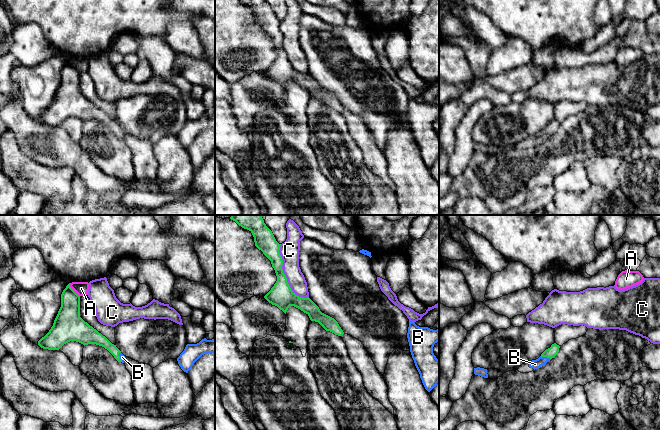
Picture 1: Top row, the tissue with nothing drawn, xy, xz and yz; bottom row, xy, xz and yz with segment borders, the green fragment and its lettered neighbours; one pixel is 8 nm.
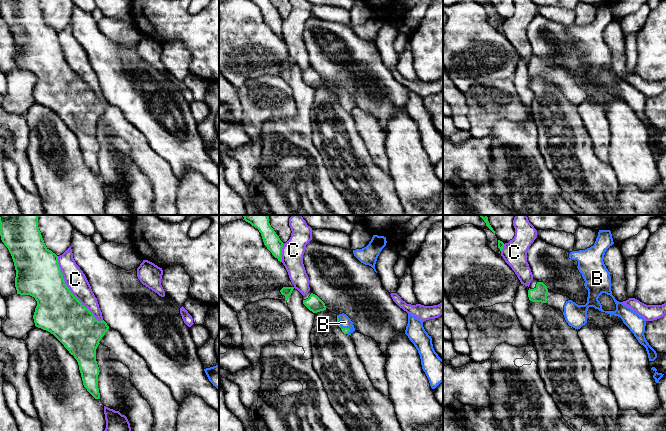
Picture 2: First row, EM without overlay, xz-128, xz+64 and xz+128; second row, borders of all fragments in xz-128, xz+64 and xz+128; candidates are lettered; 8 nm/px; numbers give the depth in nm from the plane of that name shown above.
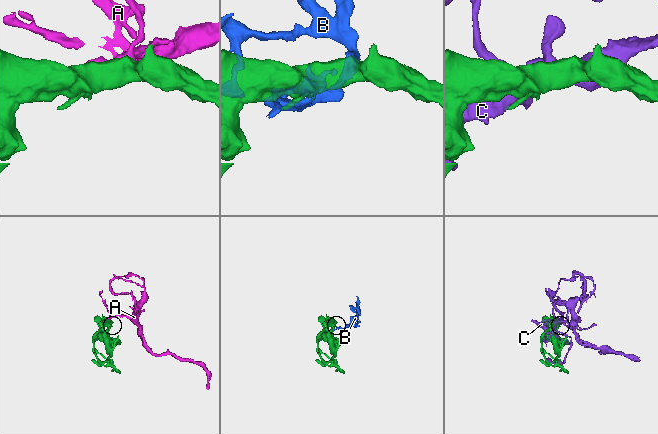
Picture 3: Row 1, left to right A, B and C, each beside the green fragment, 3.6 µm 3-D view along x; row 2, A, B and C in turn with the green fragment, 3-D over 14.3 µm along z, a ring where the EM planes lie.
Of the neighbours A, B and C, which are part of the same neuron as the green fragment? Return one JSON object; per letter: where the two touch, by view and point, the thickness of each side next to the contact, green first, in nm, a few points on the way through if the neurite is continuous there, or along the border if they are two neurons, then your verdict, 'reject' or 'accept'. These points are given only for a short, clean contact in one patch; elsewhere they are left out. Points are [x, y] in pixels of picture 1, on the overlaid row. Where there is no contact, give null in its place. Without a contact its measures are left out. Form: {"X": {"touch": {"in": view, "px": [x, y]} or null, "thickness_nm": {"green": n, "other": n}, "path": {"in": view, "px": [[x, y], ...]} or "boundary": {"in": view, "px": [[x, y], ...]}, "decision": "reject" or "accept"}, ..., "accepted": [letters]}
{"A": {"touch": {"in": "xy", "px": [73, 290]}, "thickness_nm": {"green": 200, "other": 110}, "decision": "reject"}, "B": {"touch": {"in": "yz", "px": [545, 356]}, "thickness_nm": {"green": 90, "other": 80}, "decision": "accept"}, "C": {"touch": {"in": "xz", "px": [284, 275]}, "thickness_nm": {"green": 190, "other": 160}, "decision": "reject"}, "accepted": ["B"]}

